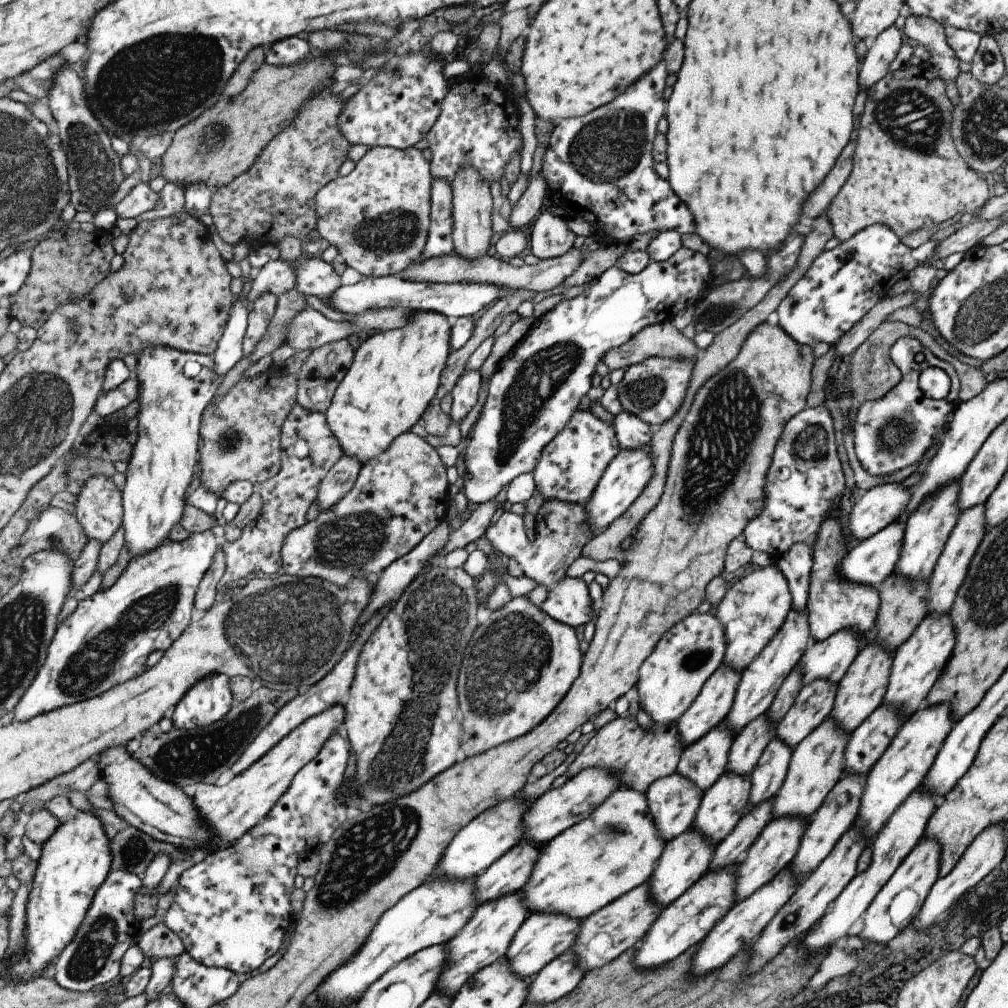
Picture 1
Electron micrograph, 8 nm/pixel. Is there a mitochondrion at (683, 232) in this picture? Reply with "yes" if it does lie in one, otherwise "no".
no

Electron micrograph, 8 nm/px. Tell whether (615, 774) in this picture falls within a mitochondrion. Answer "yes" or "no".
no

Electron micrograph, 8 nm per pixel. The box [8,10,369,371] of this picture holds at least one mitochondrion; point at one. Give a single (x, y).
(136, 93)

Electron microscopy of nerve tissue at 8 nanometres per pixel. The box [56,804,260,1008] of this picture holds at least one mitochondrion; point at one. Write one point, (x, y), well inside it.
(93, 952)

